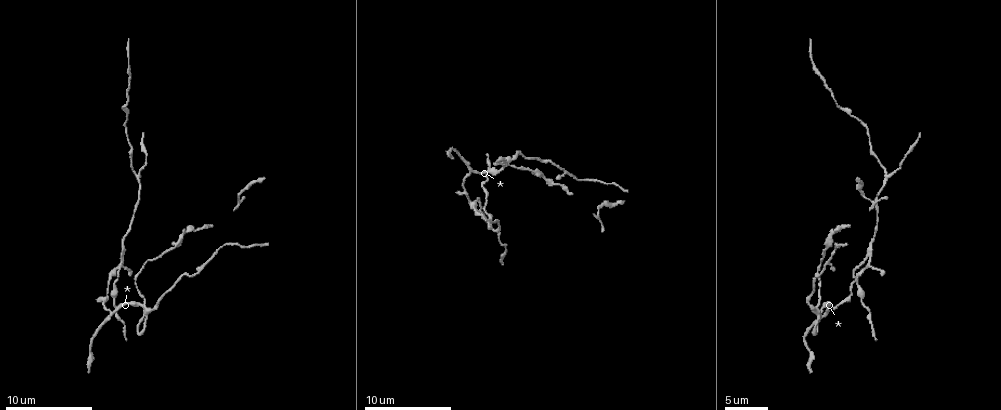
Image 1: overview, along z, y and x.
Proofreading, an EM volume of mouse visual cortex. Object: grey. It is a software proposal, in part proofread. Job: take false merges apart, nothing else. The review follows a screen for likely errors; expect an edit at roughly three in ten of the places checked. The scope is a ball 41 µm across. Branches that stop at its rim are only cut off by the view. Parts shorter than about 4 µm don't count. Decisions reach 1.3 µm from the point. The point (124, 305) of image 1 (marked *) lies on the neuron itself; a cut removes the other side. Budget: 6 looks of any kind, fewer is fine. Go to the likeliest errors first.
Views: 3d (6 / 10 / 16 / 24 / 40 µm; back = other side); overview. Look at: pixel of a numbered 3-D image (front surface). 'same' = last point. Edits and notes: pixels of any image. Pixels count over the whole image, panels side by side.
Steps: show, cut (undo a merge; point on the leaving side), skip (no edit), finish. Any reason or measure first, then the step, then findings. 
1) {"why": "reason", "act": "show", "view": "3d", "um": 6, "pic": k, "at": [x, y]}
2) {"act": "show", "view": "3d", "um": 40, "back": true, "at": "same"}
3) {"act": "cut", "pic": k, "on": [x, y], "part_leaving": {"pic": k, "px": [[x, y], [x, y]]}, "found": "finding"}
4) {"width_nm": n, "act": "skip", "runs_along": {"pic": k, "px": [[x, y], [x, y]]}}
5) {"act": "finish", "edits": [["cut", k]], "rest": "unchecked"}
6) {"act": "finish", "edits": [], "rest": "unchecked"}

{"why": "three arms meet", "act": "show", "view": "3d", "um": 6, "pic": 1, "at": [816, 304]}

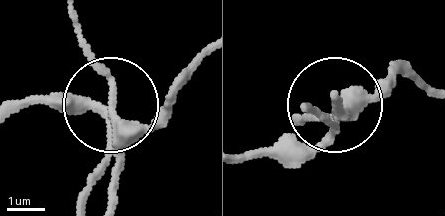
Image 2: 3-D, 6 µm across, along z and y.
{"why": "other side", "act": "show", "view": "3d", "um": 6, "back": true, "pic": 2, "at": [109, 100]}

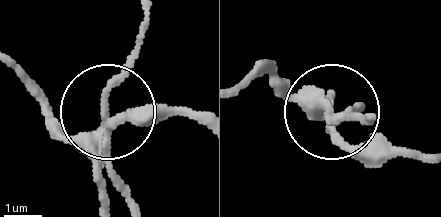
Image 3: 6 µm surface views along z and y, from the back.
{"arms": 3, "act": "skip", "runs_along": {"pic": 3, "px": [[189, 118], [106, 114], [68, 133], [42, 114]]}, "found": "one neuron here"}

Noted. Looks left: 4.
{"why": "three arms meet", "act": "show", "view": "3d", "um": 6, "pic": 1, "at": [886, 174]}

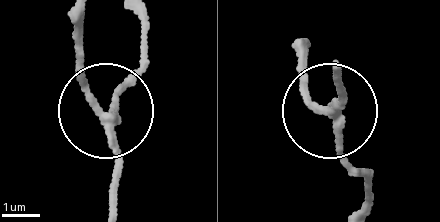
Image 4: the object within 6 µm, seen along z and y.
{"act": "show", "view": "3d", "um": 6, "back": true, "pic": 4, "at": [324, 110]}

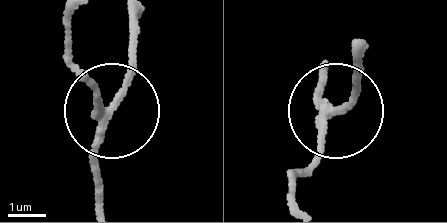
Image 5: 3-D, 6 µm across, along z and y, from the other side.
{"width_nm": 220, "act": "cut", "pic": 5, "on": [130, 60], "part_leaving": {"pic": 5, "px": [[107, 107], [132, 53], [132, 15]]}, "found": "two neurons meet here"}

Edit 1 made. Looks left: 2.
{"why": "calibre changes", "act": "show", "view": "3d", "um": 10, "pic": 1, "at": [872, 242]}

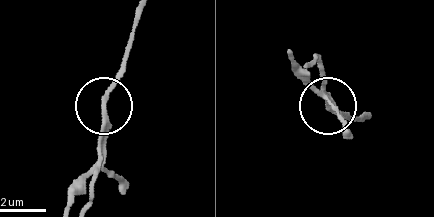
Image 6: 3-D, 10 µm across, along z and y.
{"width_nm": 210, "act": "cut", "pic": 6, "on": [96, 148], "part_leaving": {"pic": 6, "px": [[104, 120], [92, 198]]}, "found": "two neurons meet here"}

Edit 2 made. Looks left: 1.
{"act": "finish", "edits": [["cut", 5], ["cut", 6]], "rest": "unchecked"}

